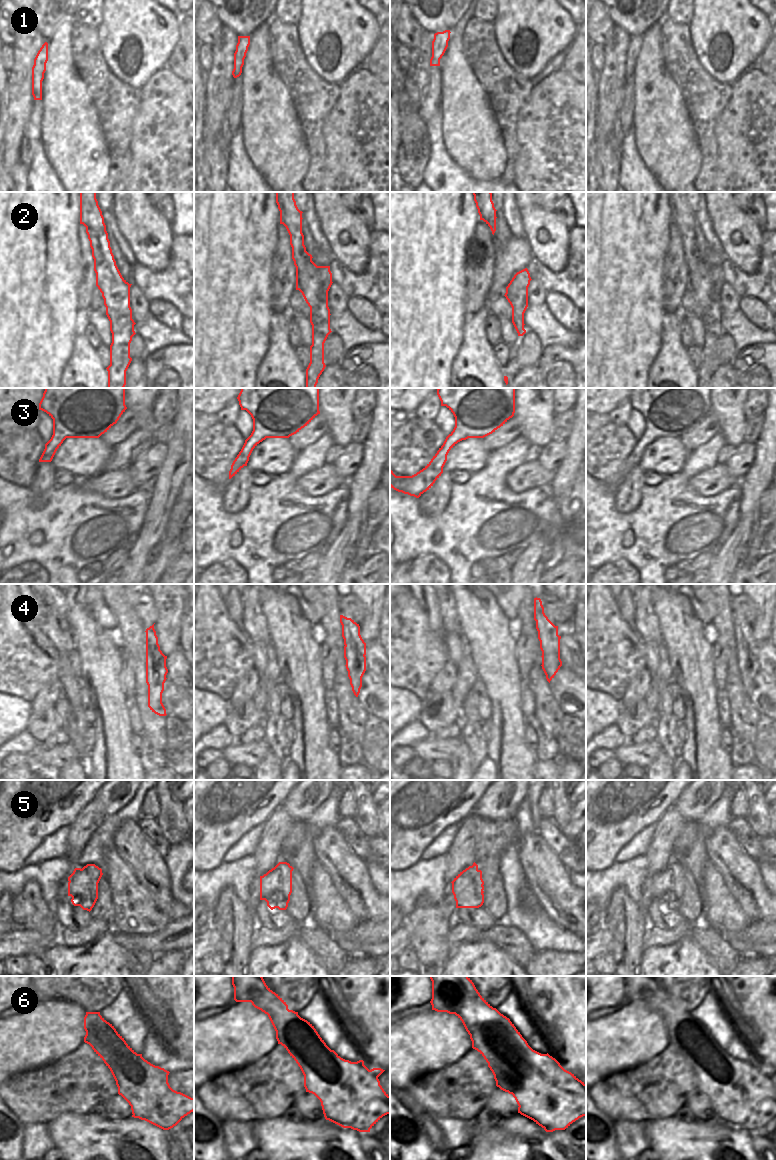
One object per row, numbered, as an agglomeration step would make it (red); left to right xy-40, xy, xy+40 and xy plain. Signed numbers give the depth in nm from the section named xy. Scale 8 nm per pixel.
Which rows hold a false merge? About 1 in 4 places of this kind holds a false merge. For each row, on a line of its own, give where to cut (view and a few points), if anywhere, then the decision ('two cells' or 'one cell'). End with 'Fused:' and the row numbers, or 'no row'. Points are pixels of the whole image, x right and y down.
1: cut none; one cell
2: cut none; one cell
3: cut none; one cell
4: cut xy (345, 644), (352, 644), (355, 649), (364, 655); two cells
5: cut none; one cell
6: cut xy+40 (500, 1088), (503, 1084), (510, 1084), (516, 1092); two cells
Fused: 4, 6

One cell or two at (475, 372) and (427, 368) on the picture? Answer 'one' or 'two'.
two

